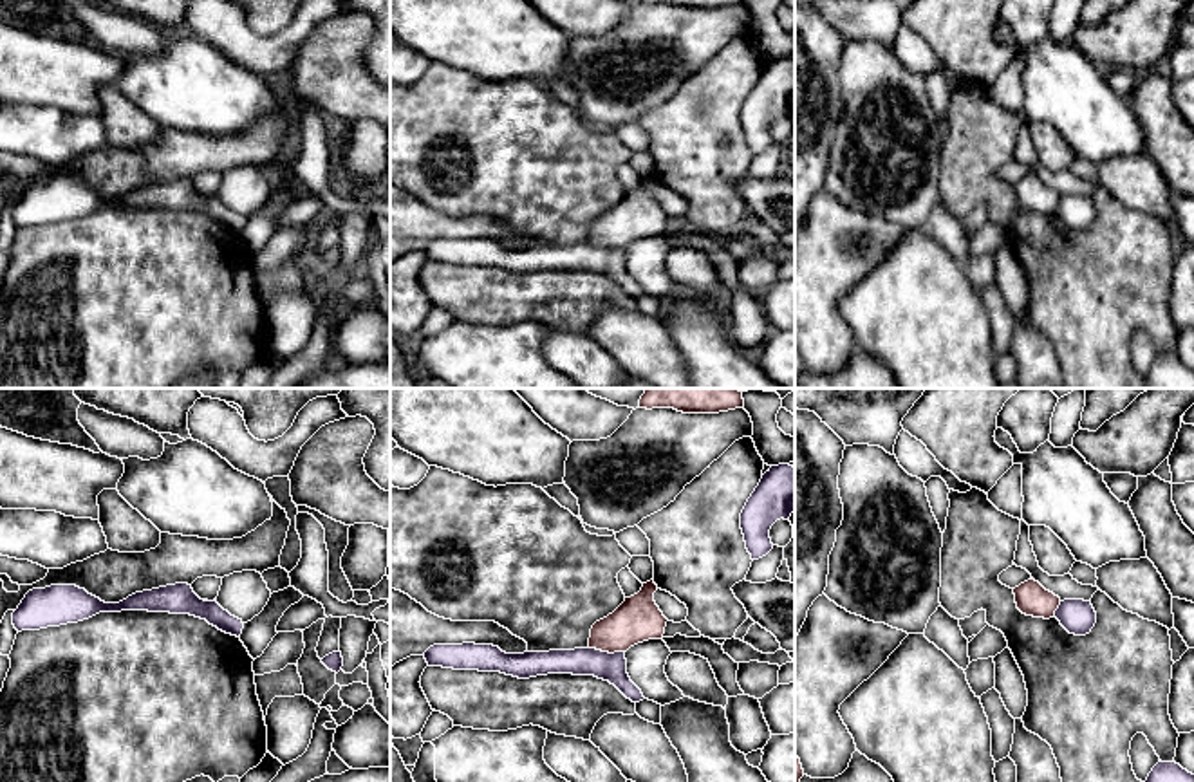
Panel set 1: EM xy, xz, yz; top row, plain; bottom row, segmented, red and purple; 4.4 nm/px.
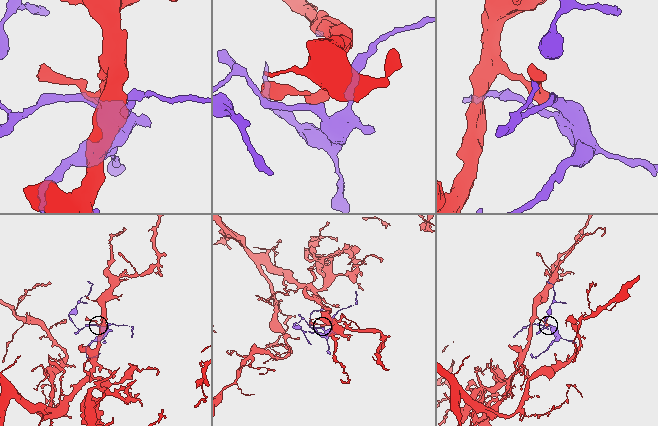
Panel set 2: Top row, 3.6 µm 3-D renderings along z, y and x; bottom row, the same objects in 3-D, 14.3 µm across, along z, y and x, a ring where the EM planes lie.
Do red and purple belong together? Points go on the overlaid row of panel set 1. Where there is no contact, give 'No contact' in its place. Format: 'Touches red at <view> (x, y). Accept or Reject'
Touches red at xz (607, 651). Reject

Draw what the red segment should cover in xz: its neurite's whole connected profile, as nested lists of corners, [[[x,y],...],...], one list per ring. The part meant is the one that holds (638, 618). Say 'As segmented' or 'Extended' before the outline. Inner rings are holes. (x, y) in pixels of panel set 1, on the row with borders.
As segmented. [[[654,580],[643,583],[638,594],[625,598],[612,614],[596,621],[589,648],[614,654],[648,639],[661,639],[668,619],[654,601],[656,591]]]

